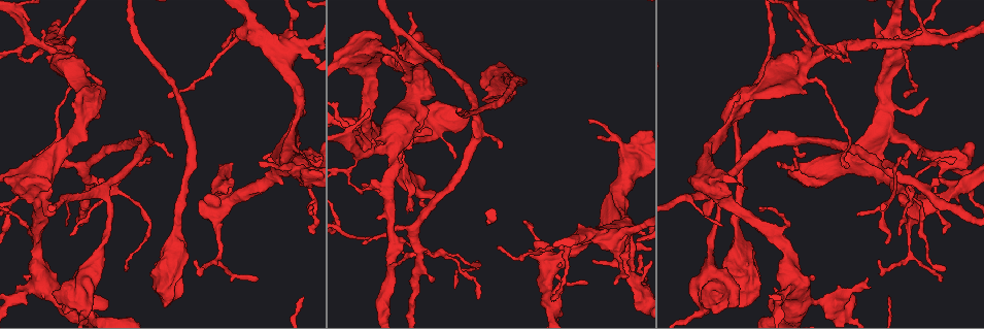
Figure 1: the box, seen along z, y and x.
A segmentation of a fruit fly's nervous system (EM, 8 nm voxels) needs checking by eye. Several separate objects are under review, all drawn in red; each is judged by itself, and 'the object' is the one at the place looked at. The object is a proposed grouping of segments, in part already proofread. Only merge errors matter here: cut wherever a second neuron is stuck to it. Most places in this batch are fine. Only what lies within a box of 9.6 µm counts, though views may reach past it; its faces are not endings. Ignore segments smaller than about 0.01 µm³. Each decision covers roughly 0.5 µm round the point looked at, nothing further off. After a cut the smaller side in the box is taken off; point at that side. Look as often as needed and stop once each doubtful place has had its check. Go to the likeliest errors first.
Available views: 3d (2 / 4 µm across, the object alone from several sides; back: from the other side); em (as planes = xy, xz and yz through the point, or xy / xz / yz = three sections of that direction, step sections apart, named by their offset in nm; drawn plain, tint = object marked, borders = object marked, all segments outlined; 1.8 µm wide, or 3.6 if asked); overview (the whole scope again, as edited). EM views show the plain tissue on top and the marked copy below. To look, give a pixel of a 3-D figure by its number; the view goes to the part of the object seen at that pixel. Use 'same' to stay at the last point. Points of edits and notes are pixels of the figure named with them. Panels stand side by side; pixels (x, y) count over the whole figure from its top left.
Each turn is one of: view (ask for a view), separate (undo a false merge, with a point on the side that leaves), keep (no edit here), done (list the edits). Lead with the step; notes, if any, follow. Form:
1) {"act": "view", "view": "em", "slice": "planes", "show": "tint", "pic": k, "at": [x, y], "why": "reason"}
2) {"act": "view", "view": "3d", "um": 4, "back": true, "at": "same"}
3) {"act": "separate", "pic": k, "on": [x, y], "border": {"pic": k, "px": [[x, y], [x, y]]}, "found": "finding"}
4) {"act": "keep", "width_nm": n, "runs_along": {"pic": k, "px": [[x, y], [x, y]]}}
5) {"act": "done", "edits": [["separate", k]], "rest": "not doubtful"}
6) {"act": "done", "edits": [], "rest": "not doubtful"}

{"act": "view", "view": "3d", "um": 4, "pic": 1, "at": [442, 254], "why": "thin neck"}

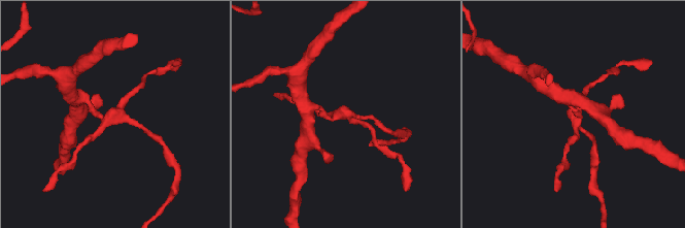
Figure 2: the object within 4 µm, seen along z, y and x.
{"act": "view", "view": "em", "slice": "planes", "show": "borders", "pic": 2, "at": [345, 113], "arms": 4}

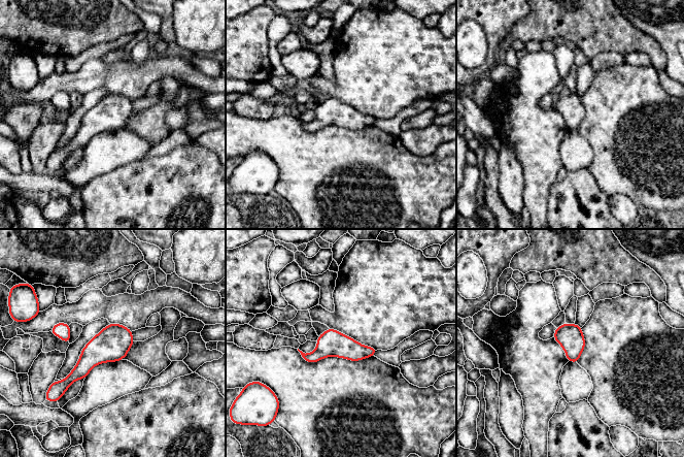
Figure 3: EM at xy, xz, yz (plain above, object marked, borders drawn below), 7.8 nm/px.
{"act": "keep", "width_nm": 200, "found": "continuous, no second neuron"}

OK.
{"act": "view", "view": "3d", "um": 4, "pic": 1, "at": [369, 143]}

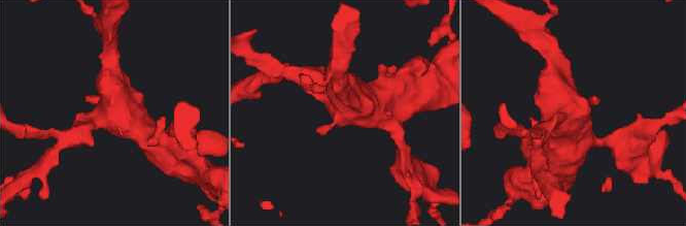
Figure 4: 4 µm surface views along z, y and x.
{"act": "view", "view": "em", "um": 3.6, "slice": "planes", "show": "tint", "pic": 4, "at": [576, 113], "why": "shape alone is not enough"}

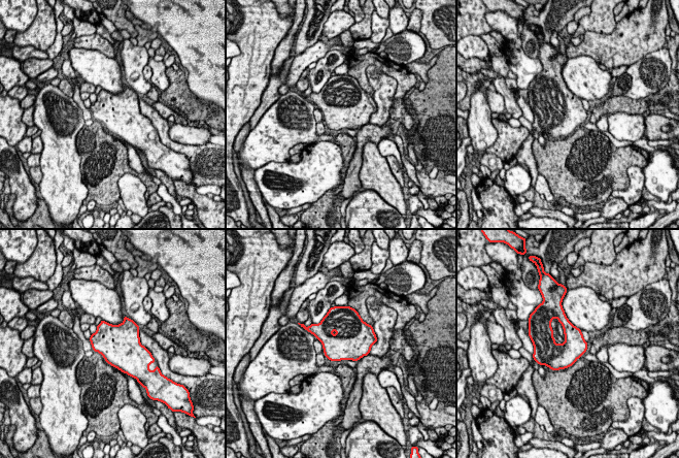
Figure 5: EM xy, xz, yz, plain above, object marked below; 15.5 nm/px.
{"act": "keep", "found": "continuous, no second neuron"}

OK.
{"act": "view", "view": "em", "um": 3.6, "slice": "planes", "show": "borders", "pic": 1, "at": [402, 138], "why": "sharp bend"}

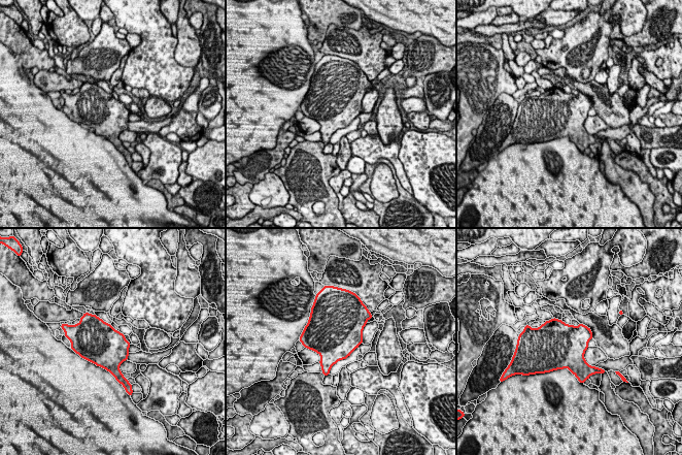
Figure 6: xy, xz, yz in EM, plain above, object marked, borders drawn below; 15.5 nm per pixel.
{"act": "keep", "found": "one neuron here"}

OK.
{"act": "view", "view": "em", "slice": "planes", "show": "tint", "pic": 1, "at": [389, 182], "why": "arms part here"}

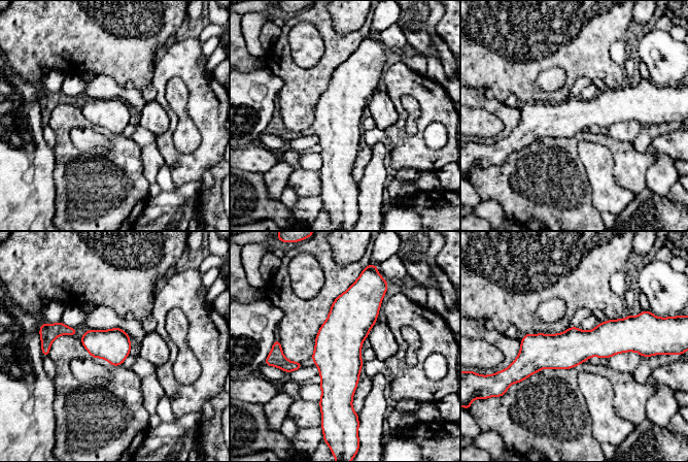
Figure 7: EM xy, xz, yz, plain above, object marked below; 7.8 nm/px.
{"act": "keep", "width_nm": 260, "runs_along": {"pic": 7, "px": [[356, 286], [340, 408]]}, "found": "continuous, no second neuron"}

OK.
{"act": "view", "view": "3d", "um": 4, "pic": 1, "at": [621, 235], "why": "arms run side by side"}

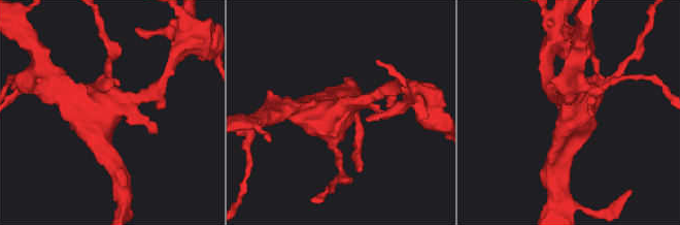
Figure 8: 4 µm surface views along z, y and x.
{"act": "view", "view": "em", "um": 3.6, "slice": "yz", "step": 4, "show": "tint", "pic": 8, "at": [110, 109], "why": "shape alone is not enough"}

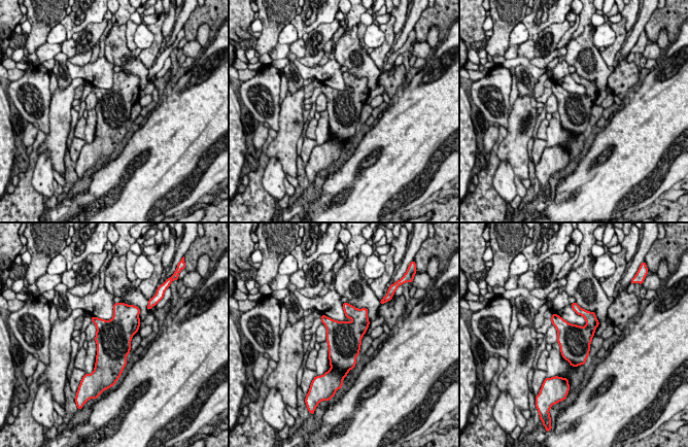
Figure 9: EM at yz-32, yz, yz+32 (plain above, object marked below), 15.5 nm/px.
{"act": "view", "view": "em", "um": 3.6, "slice": "xz", "step": 4, "show": "tint", "at": "same", "why": "another direction"}

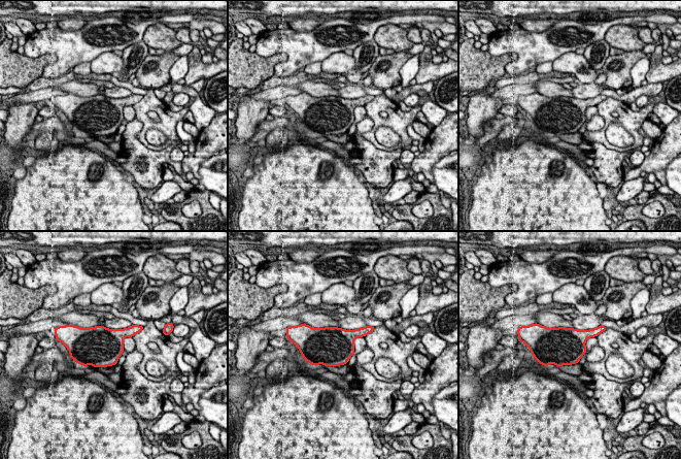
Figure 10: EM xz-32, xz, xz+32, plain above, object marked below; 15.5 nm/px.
{"act": "keep", "width_nm": 600, "found": "continuous, no second neuron"}

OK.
{"act": "done", "edits": [], "rest": "not doubtful"}

